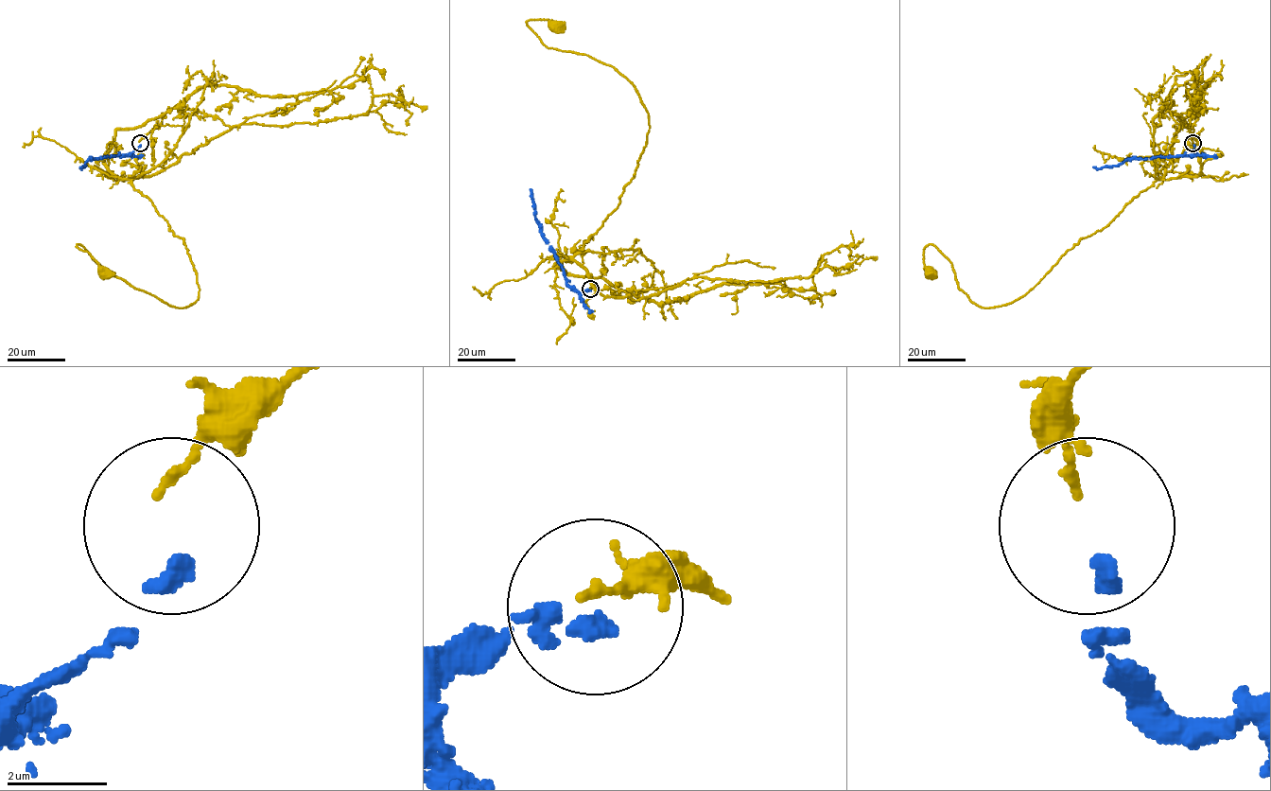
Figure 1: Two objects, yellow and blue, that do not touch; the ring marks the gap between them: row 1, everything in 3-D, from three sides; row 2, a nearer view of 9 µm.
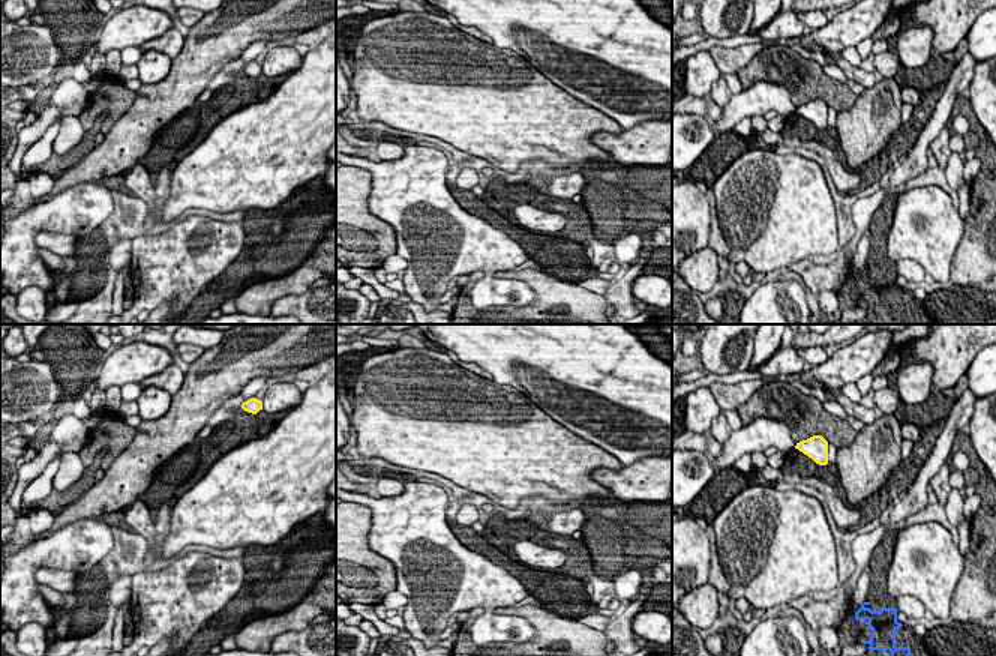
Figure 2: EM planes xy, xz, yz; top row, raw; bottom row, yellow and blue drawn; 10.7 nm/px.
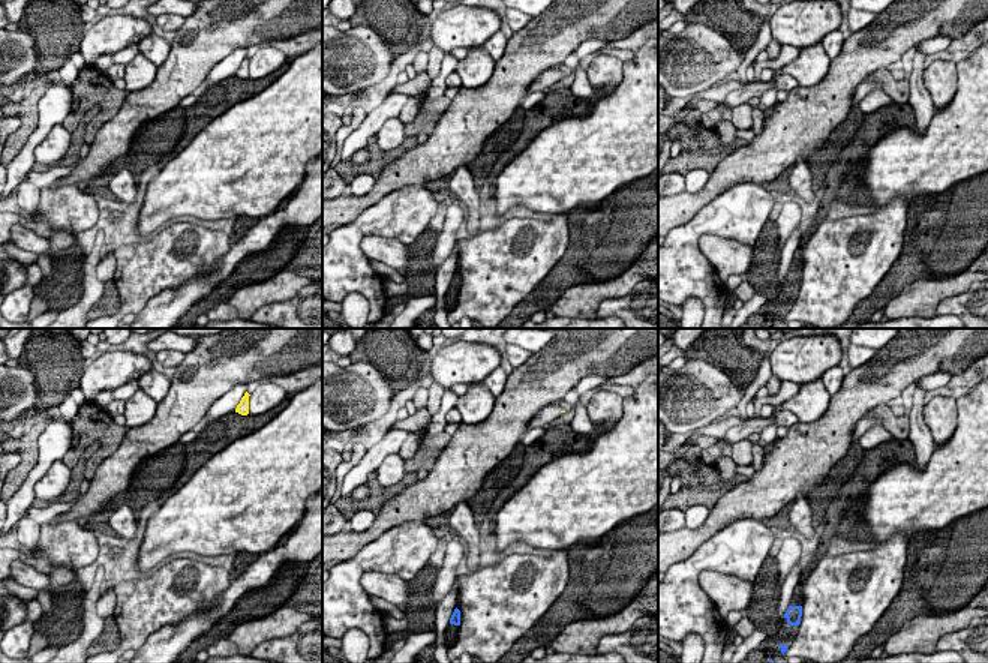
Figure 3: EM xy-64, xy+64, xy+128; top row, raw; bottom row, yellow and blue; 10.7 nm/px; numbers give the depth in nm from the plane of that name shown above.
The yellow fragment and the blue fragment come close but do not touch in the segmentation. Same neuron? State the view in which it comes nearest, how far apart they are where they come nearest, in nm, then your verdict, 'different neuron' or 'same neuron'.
view yz; gap 1550 nm; different neuron

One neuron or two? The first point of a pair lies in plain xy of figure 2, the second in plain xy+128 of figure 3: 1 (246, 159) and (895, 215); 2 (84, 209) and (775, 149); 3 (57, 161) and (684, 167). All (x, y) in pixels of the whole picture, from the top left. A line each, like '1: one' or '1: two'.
1: two
2: two
3: one

